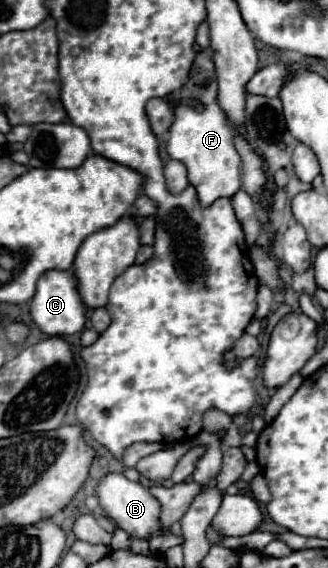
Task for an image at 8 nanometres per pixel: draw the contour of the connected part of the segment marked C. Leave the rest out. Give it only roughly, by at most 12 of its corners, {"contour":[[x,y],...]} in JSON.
{"contour":[[50,270],[30,302],[48,336],[84,330],[86,308],[72,270]]}

